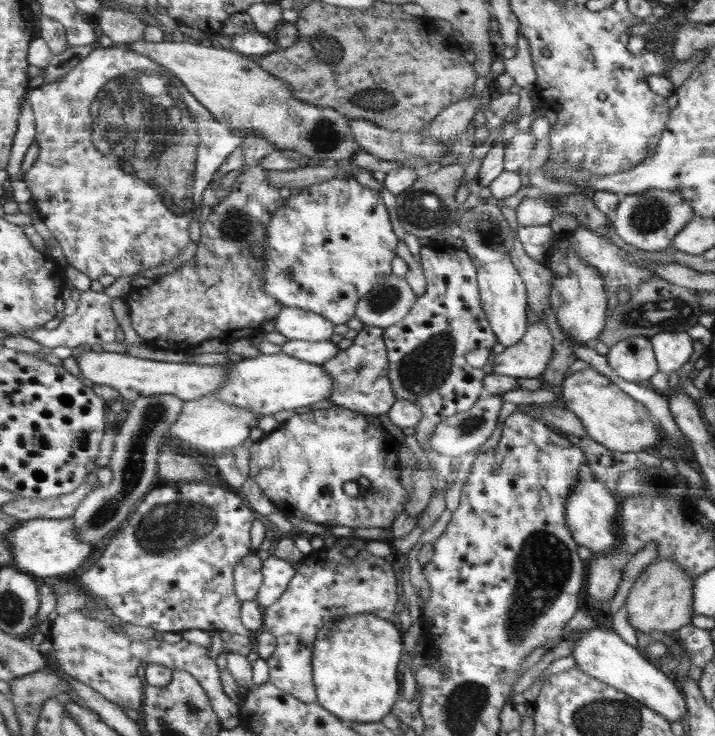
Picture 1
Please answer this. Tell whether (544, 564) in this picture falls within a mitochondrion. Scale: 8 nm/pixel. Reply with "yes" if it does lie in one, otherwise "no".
yes

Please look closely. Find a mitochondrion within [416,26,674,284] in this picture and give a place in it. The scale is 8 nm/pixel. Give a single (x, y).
(490, 233)

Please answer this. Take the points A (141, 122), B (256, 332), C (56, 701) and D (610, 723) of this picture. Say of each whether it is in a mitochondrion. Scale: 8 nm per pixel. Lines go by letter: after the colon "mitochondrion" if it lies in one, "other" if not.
A: mitochondrion
B: other
C: other
D: mitochondrion

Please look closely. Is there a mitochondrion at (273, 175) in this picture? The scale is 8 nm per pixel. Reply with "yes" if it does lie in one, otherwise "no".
no

